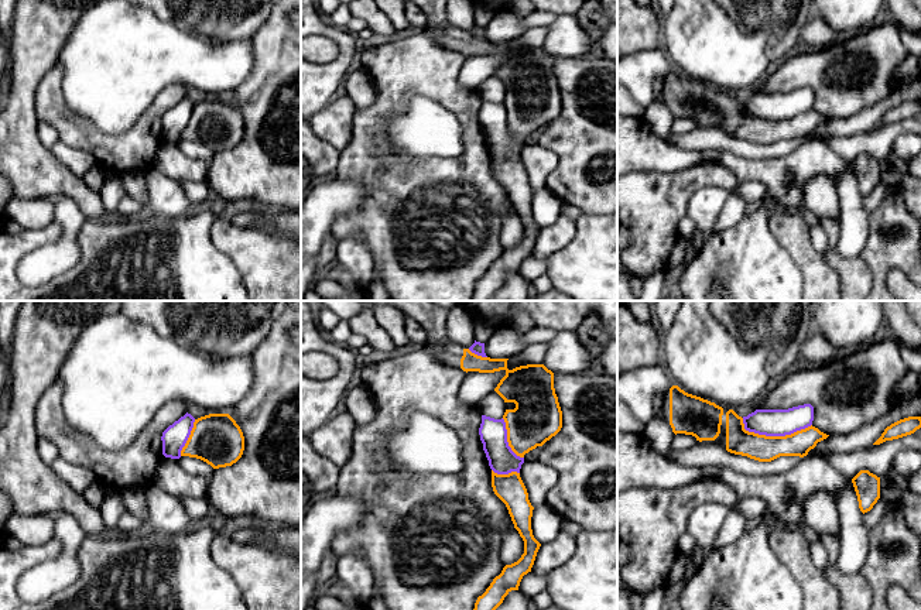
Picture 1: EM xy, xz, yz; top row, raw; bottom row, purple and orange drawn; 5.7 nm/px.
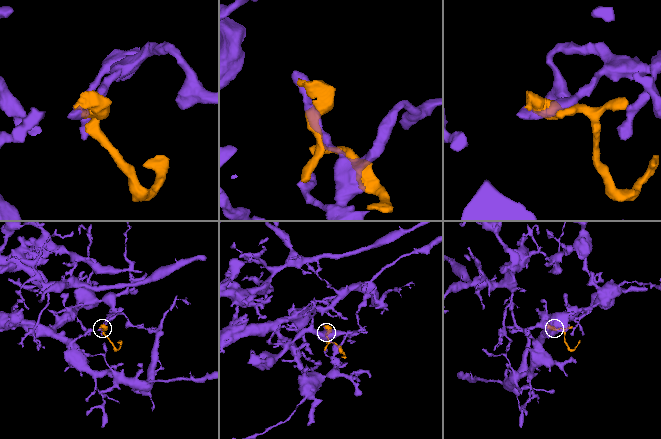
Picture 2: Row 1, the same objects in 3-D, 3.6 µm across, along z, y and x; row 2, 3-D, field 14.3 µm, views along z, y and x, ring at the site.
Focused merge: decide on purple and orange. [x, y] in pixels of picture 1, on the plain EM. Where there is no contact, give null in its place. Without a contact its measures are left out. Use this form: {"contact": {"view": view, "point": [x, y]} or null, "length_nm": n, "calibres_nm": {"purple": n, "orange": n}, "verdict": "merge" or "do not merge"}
{"contact": {"view": "yz", "point": [773, 119]}, "length_nm": 400, "calibres_nm": {"purple": 160, "orange": 150}, "verdict": "merge"}

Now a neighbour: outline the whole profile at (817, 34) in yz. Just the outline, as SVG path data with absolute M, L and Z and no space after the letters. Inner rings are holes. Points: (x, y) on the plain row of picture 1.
M815 11L801 32L802 48L821 49L835 42L833 28Z

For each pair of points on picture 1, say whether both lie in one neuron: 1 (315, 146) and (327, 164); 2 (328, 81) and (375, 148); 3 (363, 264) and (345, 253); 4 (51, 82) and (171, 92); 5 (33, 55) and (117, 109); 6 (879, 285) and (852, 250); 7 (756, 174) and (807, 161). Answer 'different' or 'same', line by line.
1: same
2: different
3: same
4: same
5: different
6: different
7: same

